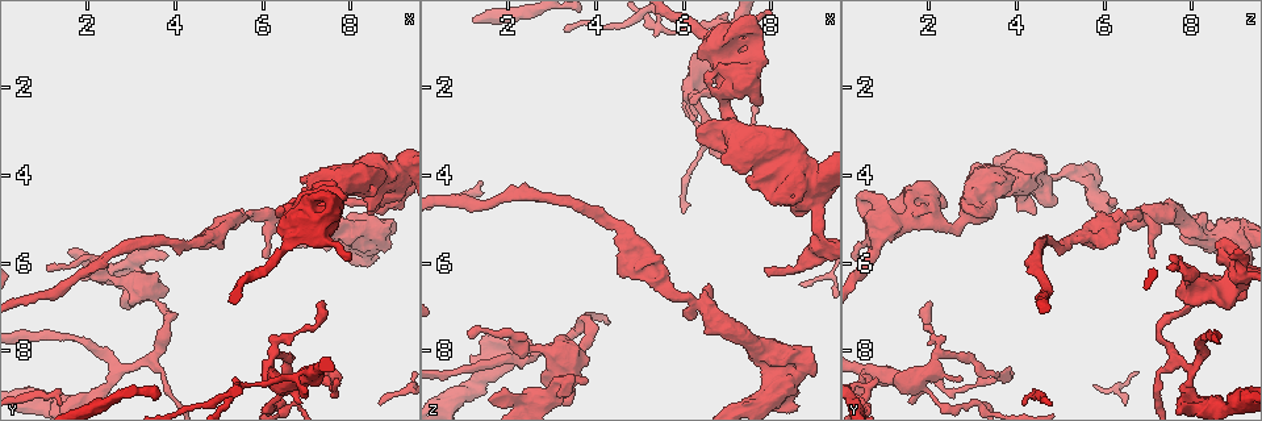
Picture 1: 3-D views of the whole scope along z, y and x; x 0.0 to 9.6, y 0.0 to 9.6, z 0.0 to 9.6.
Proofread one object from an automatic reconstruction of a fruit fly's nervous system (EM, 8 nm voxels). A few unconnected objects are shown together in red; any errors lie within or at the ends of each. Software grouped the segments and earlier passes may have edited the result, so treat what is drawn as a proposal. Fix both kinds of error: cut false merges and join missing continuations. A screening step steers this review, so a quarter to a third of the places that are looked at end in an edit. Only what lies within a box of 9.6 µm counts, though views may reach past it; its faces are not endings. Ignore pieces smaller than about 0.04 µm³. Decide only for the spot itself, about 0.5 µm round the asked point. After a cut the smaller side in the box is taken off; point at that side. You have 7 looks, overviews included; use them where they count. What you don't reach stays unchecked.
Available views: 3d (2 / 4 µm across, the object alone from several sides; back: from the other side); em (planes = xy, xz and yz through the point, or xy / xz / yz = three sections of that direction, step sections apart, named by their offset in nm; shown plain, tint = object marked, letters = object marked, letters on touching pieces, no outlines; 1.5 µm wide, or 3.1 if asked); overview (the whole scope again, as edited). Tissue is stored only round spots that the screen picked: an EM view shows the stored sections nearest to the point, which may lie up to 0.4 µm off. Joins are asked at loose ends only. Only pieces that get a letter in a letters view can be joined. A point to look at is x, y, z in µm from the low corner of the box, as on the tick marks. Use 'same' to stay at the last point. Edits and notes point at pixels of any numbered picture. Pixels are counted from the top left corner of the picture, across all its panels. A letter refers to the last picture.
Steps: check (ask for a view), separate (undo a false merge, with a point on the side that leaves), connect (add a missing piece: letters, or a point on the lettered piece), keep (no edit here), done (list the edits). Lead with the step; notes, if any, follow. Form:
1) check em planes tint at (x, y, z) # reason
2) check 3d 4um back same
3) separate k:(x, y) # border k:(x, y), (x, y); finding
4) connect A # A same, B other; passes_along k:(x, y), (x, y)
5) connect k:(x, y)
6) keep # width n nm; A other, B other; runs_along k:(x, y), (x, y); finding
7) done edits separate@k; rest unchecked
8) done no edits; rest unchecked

check 3d 4um at (1.15, 6.20, 7.70) # free end

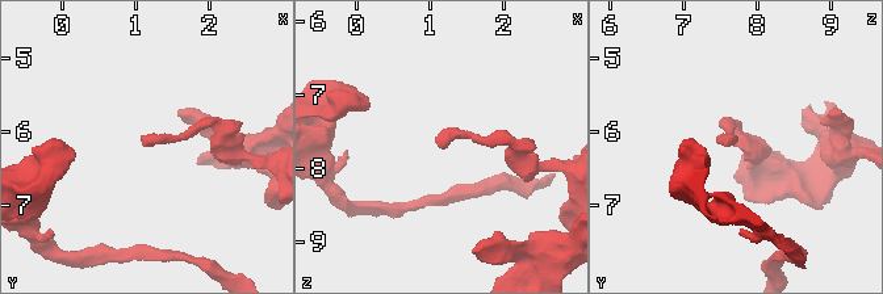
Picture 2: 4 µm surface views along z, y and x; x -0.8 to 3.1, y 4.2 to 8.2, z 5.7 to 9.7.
check em planes tint at (1.15, 6.20, 7.65) # need the tissue

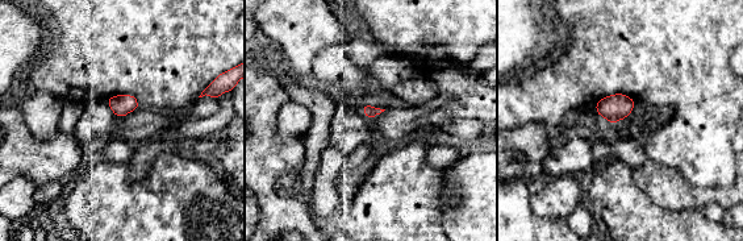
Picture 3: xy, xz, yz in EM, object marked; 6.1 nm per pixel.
check em planes letters same # what lies round it

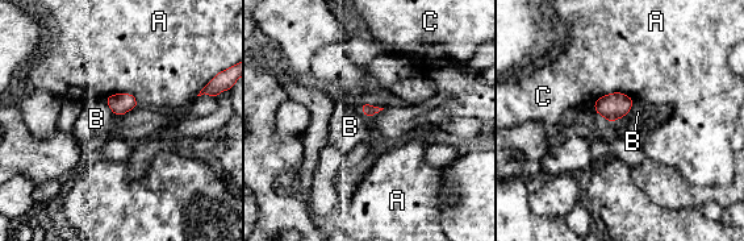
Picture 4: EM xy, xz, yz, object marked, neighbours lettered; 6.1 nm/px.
keep # A other, B other, C other; border 4:(104, 98), (117, 117); no lettered piece goes on from it

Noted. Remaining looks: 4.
check 3d 4um at (7.45, 4.00, 4.00) # thick end

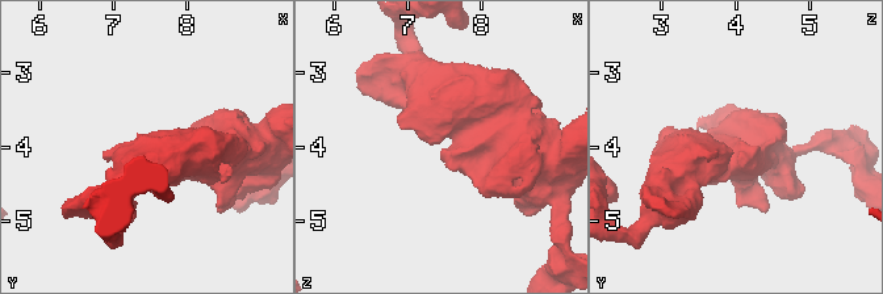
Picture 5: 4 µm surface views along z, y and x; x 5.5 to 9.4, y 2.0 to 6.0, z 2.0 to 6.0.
check em planes plain at (7.45, 4.05, 4.05) # need the tissue

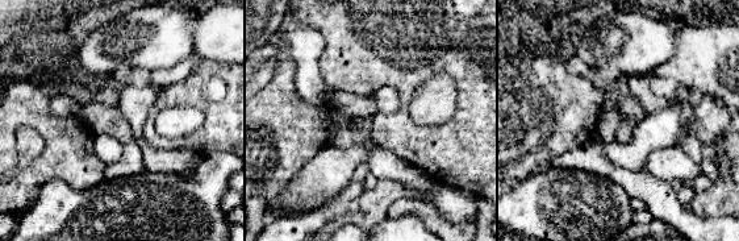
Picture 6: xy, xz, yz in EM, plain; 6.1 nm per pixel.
check em planes letters same # see the neighbours

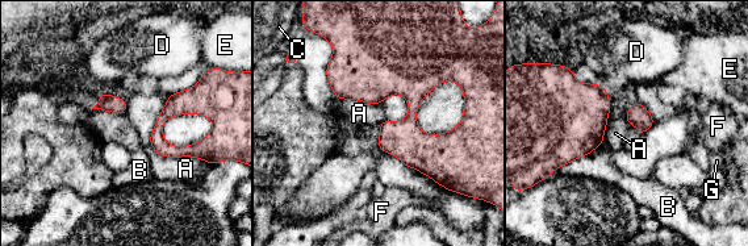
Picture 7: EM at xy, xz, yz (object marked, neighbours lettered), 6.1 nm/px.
keep # A other, B other, C other, D other, E other, F other, G other; runs_along 7:(374, 50), (412, 90), (412, 141), (435, 176); no lettered piece goes on from it

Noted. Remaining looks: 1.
done no edits; rest unchecked

